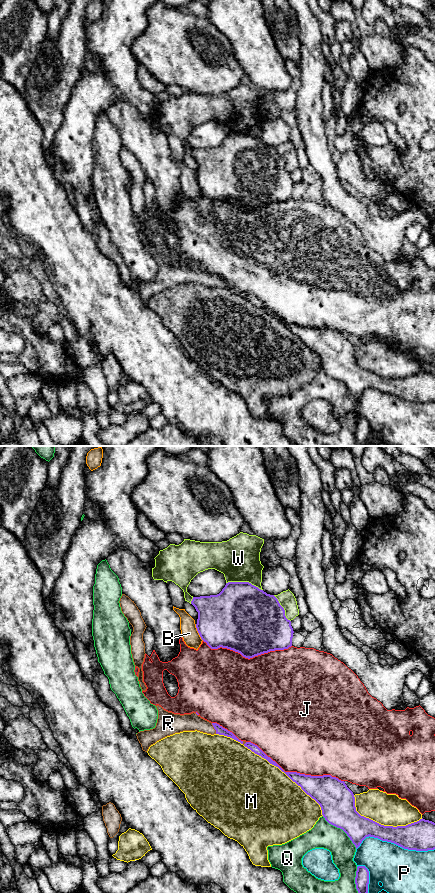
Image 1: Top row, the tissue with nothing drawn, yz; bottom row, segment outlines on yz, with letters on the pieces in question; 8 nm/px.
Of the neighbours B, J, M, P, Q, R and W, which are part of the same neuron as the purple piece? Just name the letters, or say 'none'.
R

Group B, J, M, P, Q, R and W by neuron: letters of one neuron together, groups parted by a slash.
B / J / M / P / Q / R / W

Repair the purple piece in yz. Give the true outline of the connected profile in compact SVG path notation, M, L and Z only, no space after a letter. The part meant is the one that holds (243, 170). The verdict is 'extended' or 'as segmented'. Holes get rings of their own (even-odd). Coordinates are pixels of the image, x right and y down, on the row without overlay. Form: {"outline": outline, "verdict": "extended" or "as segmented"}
{"outline": "M228 134L219 146L193 149L191 156L198 164L197 183L211 201L227 200L250 211L292 198L294 183L278 151L249 134Z", "verdict": "as segmented"}

